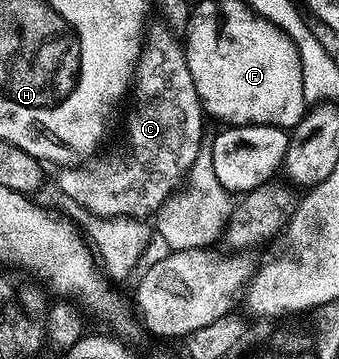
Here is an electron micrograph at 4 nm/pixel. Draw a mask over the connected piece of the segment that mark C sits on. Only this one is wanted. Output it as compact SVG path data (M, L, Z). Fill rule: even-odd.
M151 23L144 32L142 52L133 68L132 83L128 88L130 109L126 112L126 141L119 148L103 156L91 155L81 164L75 162L57 169L58 188L74 204L79 204L95 218L115 220L118 217L153 217L183 187L184 181L204 148L202 142L202 103L196 94L192 74L186 65L186 49L183 41L173 36L165 23Z

